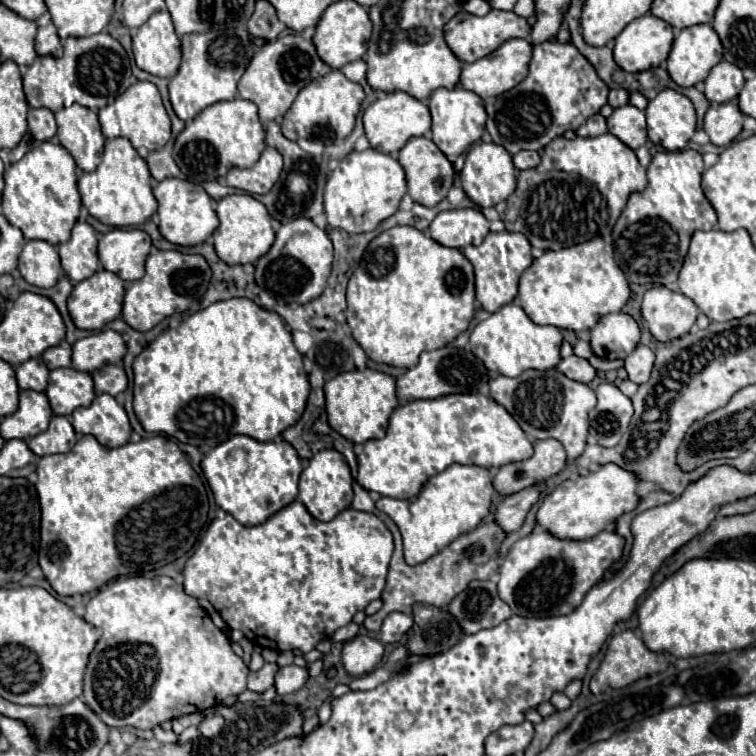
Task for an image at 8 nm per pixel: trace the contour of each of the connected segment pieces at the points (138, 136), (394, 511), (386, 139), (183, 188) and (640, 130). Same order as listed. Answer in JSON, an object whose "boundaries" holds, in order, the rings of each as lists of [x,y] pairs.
{"boundaries":[[[[137,81],[123,95],[119,95],[111,105],[103,107],[99,111],[99,123],[101,123],[103,135],[107,139],[125,137],[125,139],[131,141],[131,145],[135,149],[145,147],[149,151],[157,151],[171,137],[171,121],[169,121],[167,111],[161,103],[161,95],[157,91],[157,87],[149,81]]],[[[451,465],[443,473],[431,477],[415,499],[393,499],[381,497],[375,505],[387,513],[403,535],[405,561],[409,565],[423,563],[425,559],[439,553],[445,545],[455,541],[459,535],[473,531],[489,513],[493,503],[493,475],[485,467],[477,465]]],[[[377,92],[377,101],[371,103],[365,113],[363,113],[363,127],[365,135],[371,143],[373,149],[381,153],[395,153],[399,151],[411,137],[423,137],[431,129],[431,115],[427,105],[417,101],[415,97],[403,93],[395,92]]],[[[165,179],[157,183],[157,187],[153,189],[153,195],[159,203],[159,209],[157,209],[157,215],[161,219],[159,231],[173,245],[193,247],[193,245],[205,243],[219,225],[219,219],[211,207],[211,197],[203,191],[203,187],[195,183],[181,181],[181,179]]],[[[633,105],[617,107],[607,119],[607,127],[611,135],[621,139],[631,149],[639,149],[641,145],[647,143],[645,113]]]]}

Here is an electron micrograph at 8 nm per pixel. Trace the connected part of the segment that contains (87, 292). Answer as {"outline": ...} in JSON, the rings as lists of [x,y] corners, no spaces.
{"outline":[[[97,271],[79,281],[69,295],[67,309],[77,329],[97,331],[121,315],[125,283],[111,271]]]}

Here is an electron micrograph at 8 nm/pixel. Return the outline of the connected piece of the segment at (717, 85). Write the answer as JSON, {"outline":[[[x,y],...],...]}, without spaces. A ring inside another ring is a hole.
{"outline":[[[721,61],[707,75],[703,93],[711,103],[729,103],[739,95],[739,91],[743,89],[743,83],[745,79],[741,69],[733,63]]]}

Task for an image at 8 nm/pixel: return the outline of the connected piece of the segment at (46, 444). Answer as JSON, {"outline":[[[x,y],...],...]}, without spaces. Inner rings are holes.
{"outline":[[[59,415],[51,417],[47,431],[43,431],[37,437],[31,437],[27,441],[29,449],[39,457],[53,455],[53,453],[67,453],[69,449],[73,449],[75,443],[77,443],[77,435],[75,435],[69,419],[59,417]]]}

